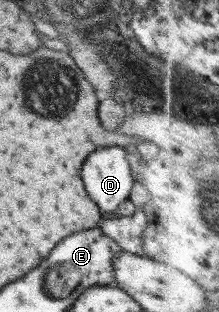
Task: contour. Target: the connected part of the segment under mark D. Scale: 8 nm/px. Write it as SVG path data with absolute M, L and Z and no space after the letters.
M123 146L99 147L83 163L81 177L89 198L99 206L102 212L116 212L125 202L139 196L137 181L131 176L131 168L127 156L127 148Z

